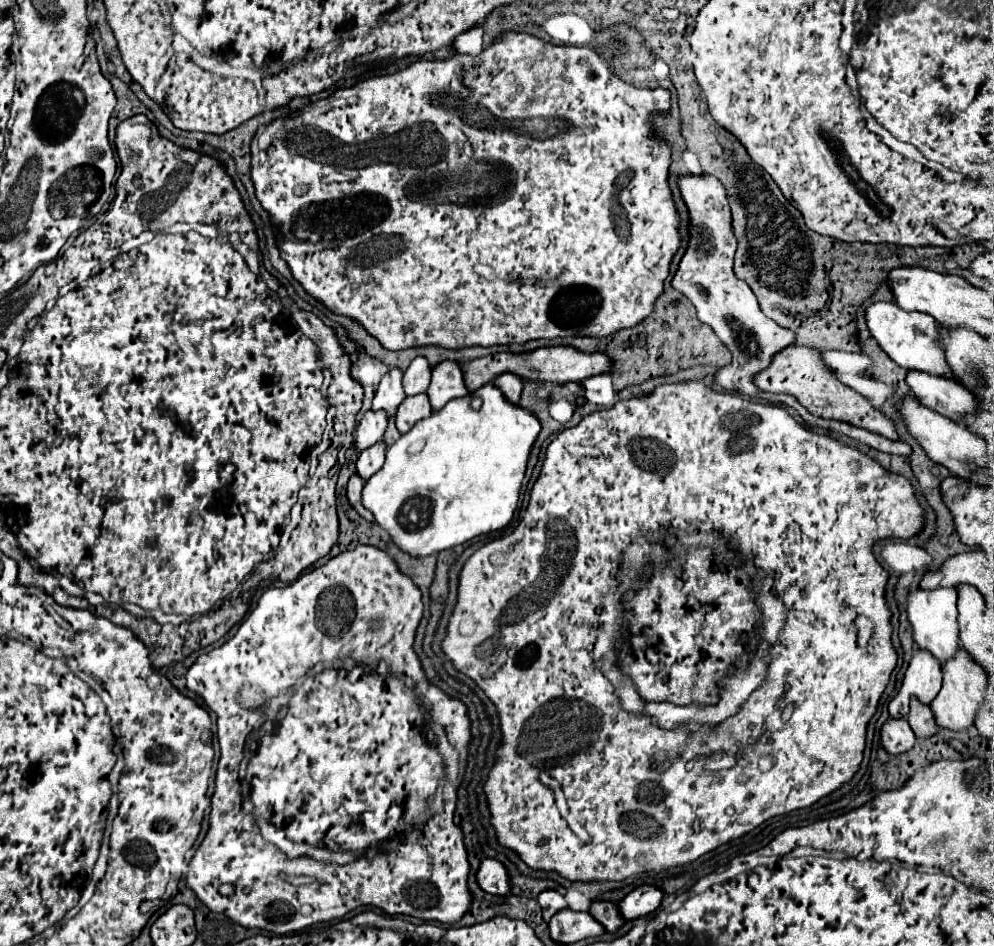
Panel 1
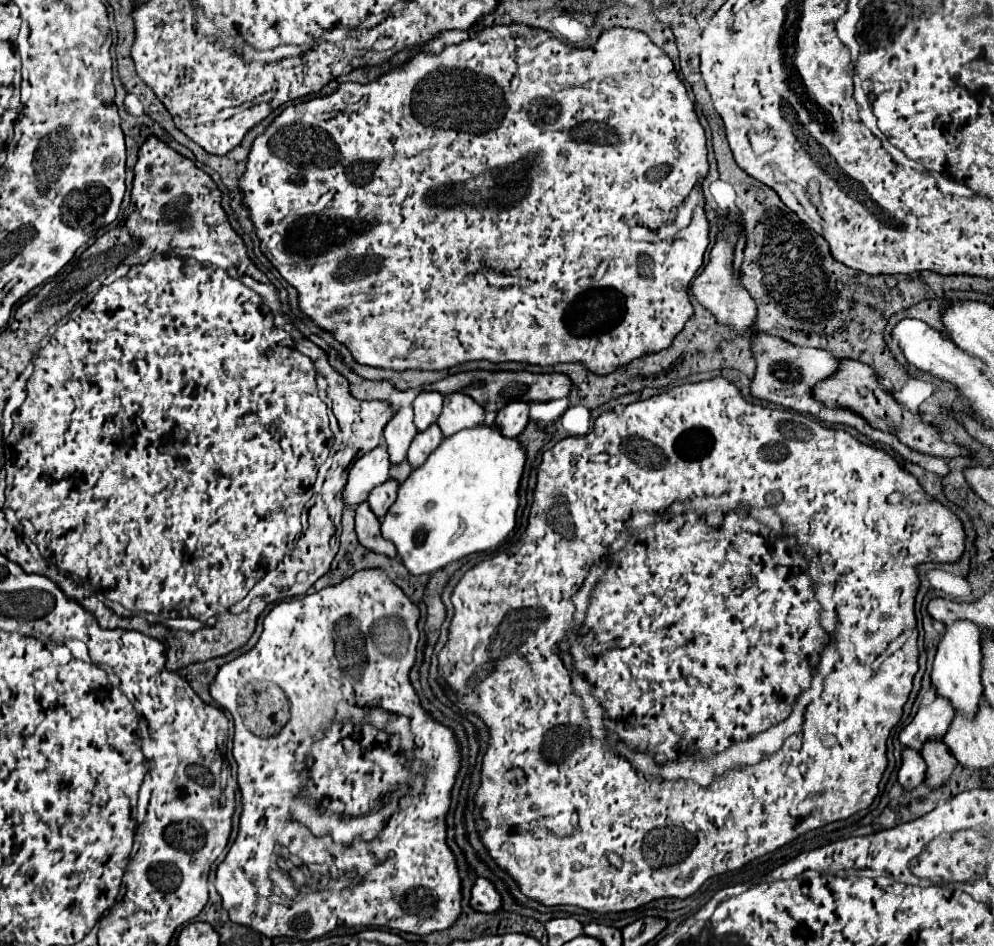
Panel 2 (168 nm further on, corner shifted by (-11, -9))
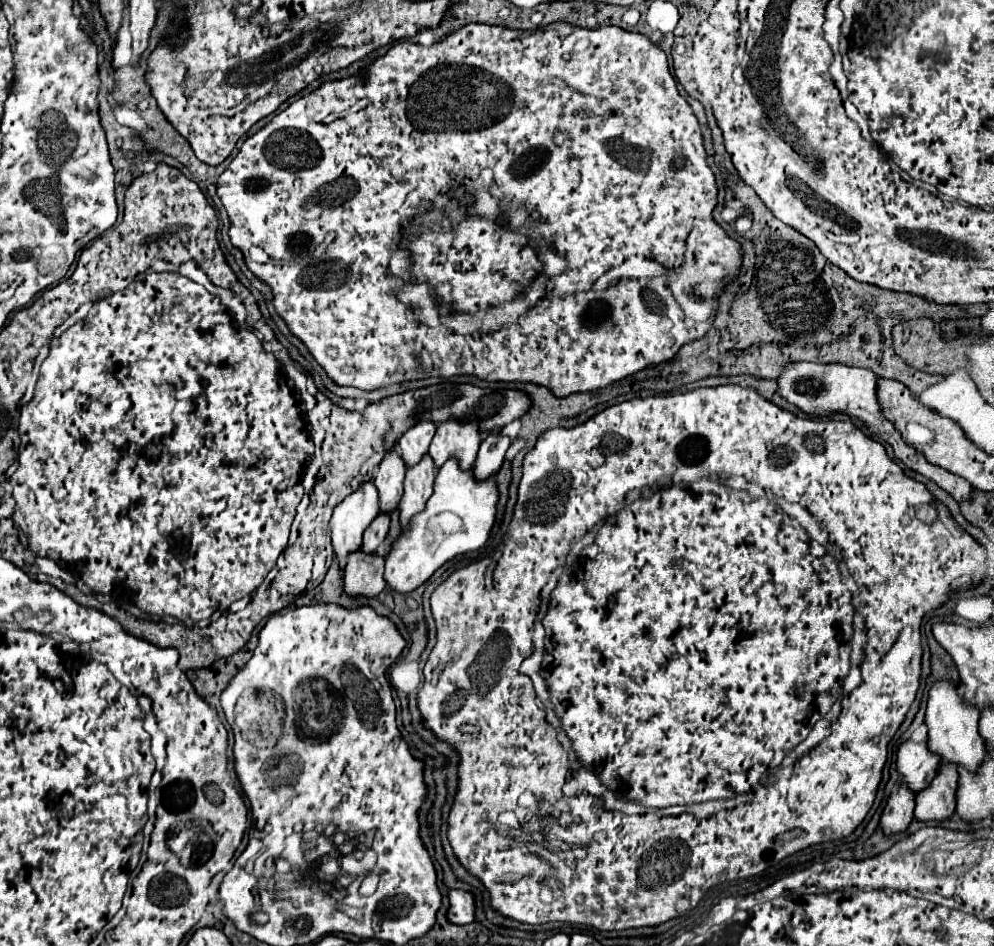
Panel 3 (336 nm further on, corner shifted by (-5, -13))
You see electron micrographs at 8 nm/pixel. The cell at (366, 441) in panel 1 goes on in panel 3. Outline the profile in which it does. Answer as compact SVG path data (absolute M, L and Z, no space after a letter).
M372 481L364 483L358 491L354 491L340 505L336 505L330 529L334 555L338 559L340 571L344 571L346 567L346 557L360 549L362 533L378 513L378 491L374 489Z

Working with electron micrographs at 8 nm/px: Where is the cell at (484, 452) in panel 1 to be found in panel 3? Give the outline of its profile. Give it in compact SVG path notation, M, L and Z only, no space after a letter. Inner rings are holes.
M456 459L446 461L436 473L434 493L428 499L426 509L412 519L408 531L402 531L398 541L392 545L384 573L388 587L396 593L406 595L422 583L426 583L432 577L432 573L446 561L454 559L456 555L480 549L488 541L490 529L494 525L496 505L498 489L494 477L486 481L476 481L472 469L464 473L460 471ZM452 515L458 517L456 527L450 525Z

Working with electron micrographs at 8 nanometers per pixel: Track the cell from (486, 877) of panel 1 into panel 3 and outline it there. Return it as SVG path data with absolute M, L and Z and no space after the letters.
M452 889L448 891L450 909L448 909L448 921L454 925L468 925L474 921L474 897L472 893Z

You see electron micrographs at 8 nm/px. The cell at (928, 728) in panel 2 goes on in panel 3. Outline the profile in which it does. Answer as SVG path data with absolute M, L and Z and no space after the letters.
M906 741L898 751L896 767L902 777L902 783L918 795L920 789L924 789L934 779L938 763L940 763L938 755L930 753L926 743Z

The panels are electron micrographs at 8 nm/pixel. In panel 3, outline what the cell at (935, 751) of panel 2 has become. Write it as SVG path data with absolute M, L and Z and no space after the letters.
M956 765L942 767L934 781L916 795L916 821L948 821L956 809L958 773Z

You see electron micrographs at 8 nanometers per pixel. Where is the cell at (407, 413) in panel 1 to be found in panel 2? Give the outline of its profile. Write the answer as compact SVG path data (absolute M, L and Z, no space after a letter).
M432 423L424 433L416 433L416 437L412 439L412 445L408 449L410 465L420 467L424 463L424 459L438 447L440 441L442 441L442 431L436 423Z

